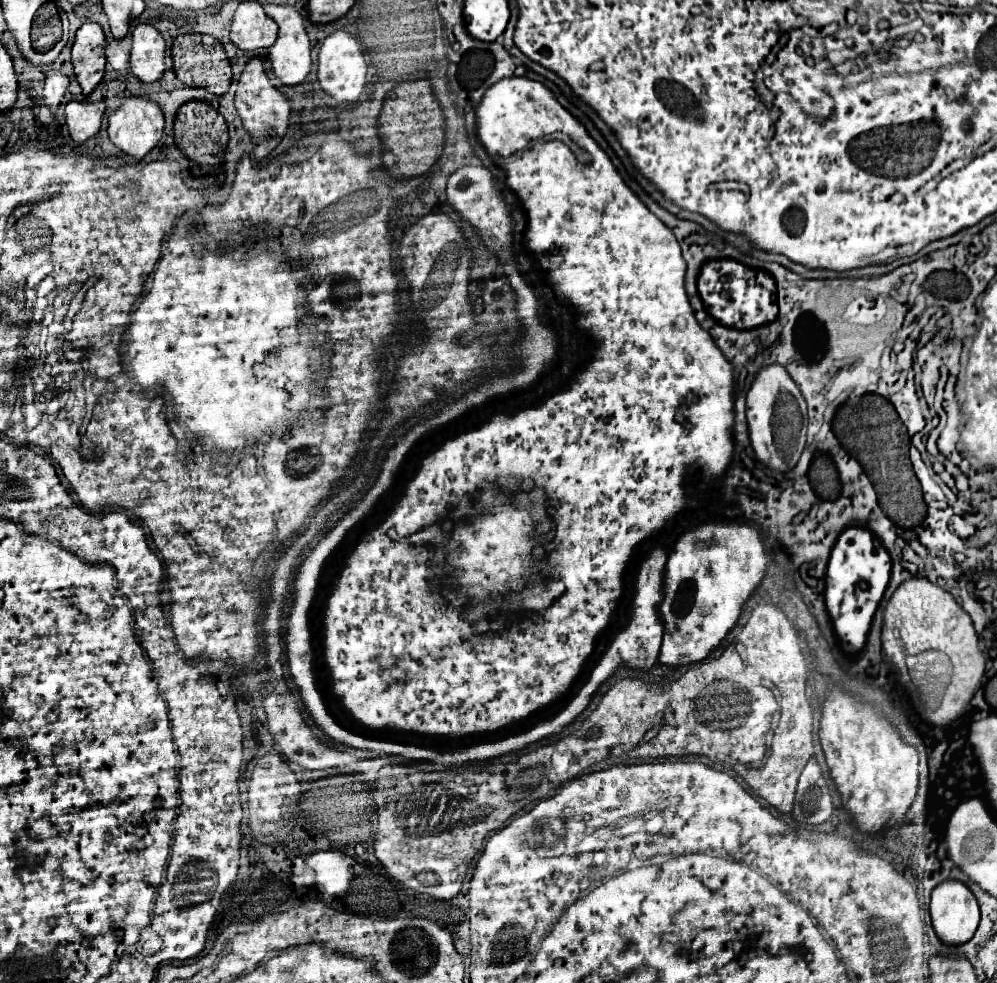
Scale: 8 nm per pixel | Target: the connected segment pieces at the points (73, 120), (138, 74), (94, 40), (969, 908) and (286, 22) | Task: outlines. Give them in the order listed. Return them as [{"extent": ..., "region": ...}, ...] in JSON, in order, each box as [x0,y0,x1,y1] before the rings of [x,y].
[{"extent":[66,101,106,143],"region":[[[70,101],[66,105],[66,127],[76,143],[84,143],[100,131],[100,121],[106,105],[88,101]]]},{"extent":[130,25,164,83],"region":[[[138,25],[132,33],[132,41],[134,41],[134,45],[132,45],[132,53],[130,53],[130,65],[132,65],[130,71],[142,83],[158,81],[164,73],[164,39],[162,39],[162,35],[152,25]]]},{"extent":[72,23,106,95],"region":[[[84,23],[72,45],[72,67],[84,95],[90,95],[104,77],[106,39],[98,23]]]},{"extent":[932,881,980,945],"region":[[[944,881],[932,891],[932,927],[944,945],[968,943],[980,923],[980,909],[972,891],[960,881]]]},{"extent":[264,5,312,85],"region":[[[264,5],[264,13],[276,21],[278,25],[278,39],[276,43],[268,49],[268,57],[272,61],[272,71],[274,75],[282,81],[282,85],[300,85],[306,81],[310,67],[312,67],[312,57],[310,57],[310,39],[302,23],[302,15],[294,7],[284,7],[284,5]]]}]

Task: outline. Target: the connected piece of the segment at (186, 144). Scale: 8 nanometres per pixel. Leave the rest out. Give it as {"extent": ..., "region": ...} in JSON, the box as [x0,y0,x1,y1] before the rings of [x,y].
{"extent":[174,101,228,175],"region":[[[192,101],[180,107],[174,123],[176,147],[194,163],[196,175],[218,175],[224,163],[224,151],[228,145],[228,127],[224,117],[220,117],[212,107],[202,101]]]}

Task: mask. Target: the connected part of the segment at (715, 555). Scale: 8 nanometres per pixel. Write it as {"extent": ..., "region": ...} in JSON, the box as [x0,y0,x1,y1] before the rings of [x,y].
{"extent":[658,523,768,667],"region":[[[704,523],[680,535],[674,545],[674,553],[668,557],[668,565],[664,569],[664,599],[658,605],[664,635],[658,663],[666,667],[680,667],[704,661],[734,629],[744,603],[762,583],[766,567],[768,557],[760,541],[760,531],[752,523]]]}

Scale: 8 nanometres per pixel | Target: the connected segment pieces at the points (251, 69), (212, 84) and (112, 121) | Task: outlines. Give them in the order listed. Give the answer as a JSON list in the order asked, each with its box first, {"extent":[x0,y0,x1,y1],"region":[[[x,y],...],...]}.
[{"extent":[236,59,290,161],"region":[[[250,59],[244,67],[244,73],[242,73],[242,77],[238,81],[238,89],[236,89],[236,111],[244,123],[244,129],[252,137],[254,159],[260,161],[266,155],[270,155],[270,151],[286,135],[288,117],[290,117],[290,101],[276,87],[270,85],[260,59]]]},{"extent":[172,35,232,97],"region":[[[180,35],[172,45],[172,61],[176,77],[188,87],[204,87],[208,93],[220,97],[228,91],[232,81],[232,67],[220,41],[210,35]]]},{"extent":[108,97,164,161],"region":[[[128,97],[108,119],[110,141],[136,161],[142,161],[158,145],[162,131],[164,115],[160,107],[140,97]]]}]

